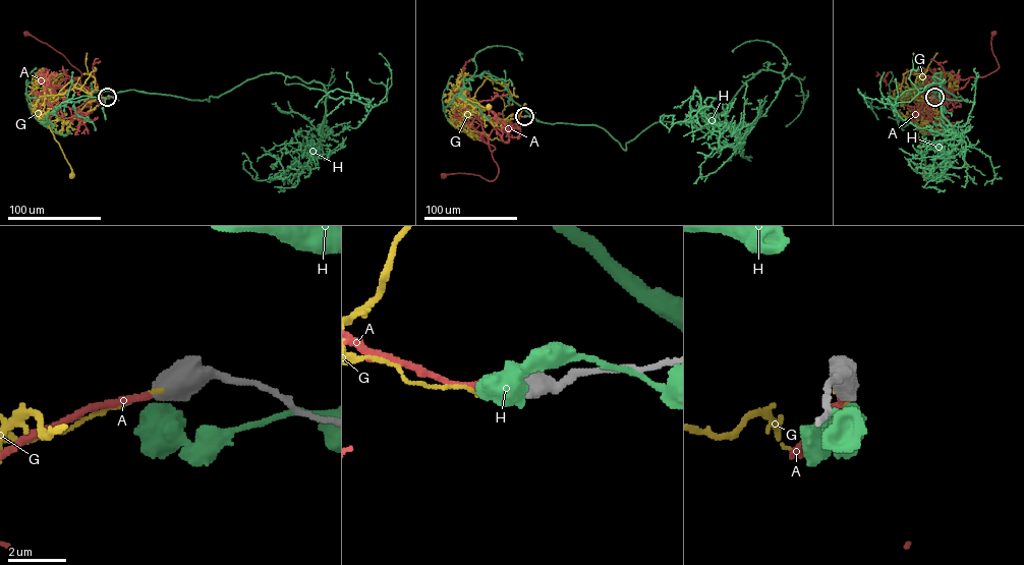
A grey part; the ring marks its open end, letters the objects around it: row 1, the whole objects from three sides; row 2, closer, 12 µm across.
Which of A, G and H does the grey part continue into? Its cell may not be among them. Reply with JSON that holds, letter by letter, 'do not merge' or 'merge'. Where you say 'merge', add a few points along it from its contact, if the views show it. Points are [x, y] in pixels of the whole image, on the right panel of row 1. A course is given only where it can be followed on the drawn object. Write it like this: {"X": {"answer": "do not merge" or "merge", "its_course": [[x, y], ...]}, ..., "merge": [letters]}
{"A": {"answer": "merge", "its_course": [[934, 96], [941, 104], [946, 102], [939, 99], [928, 109], [970, 77], [999, 67], [992, 33]]}, "G": {"answer": "do not merge"}, "H": {"answer": "do not merge"}, "merge": ["A"]}

